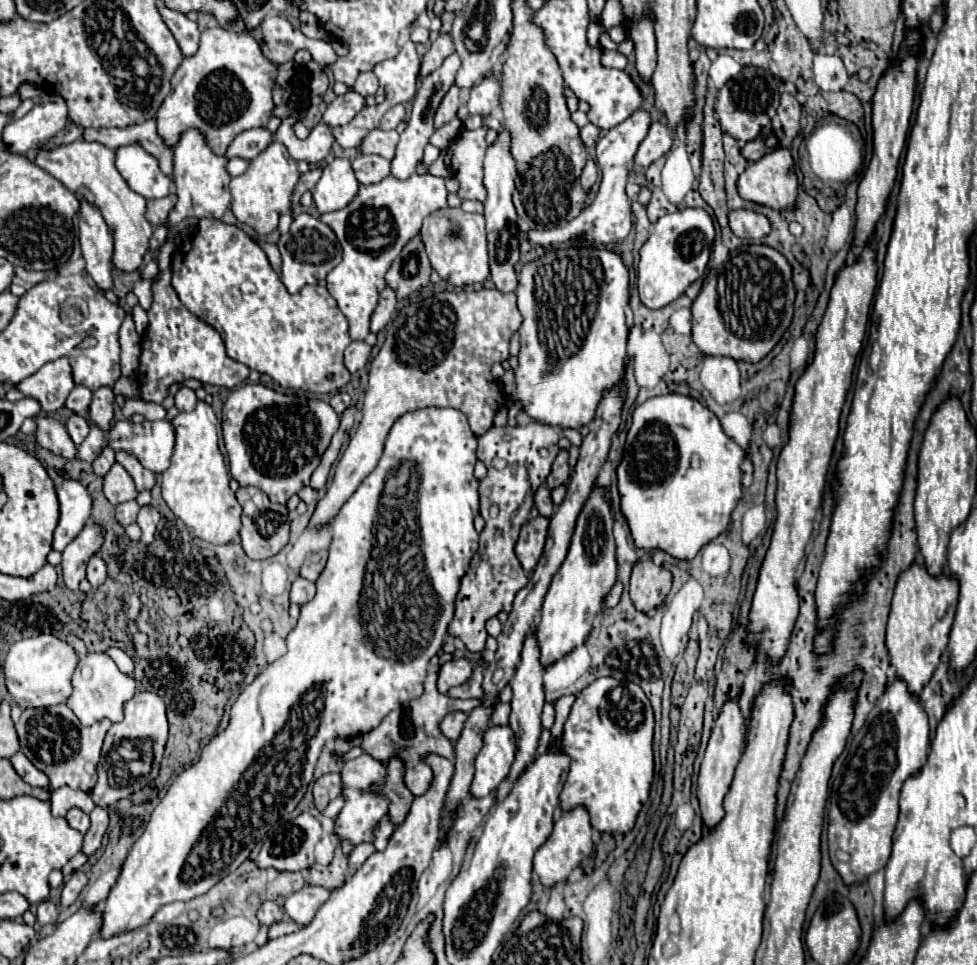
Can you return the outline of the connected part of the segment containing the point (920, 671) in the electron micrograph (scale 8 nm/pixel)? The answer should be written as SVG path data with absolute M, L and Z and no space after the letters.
M912 565L898 579L886 627L886 649L890 665L896 667L896 677L906 681L912 695L920 695L920 691L936 671L942 653L946 651L956 603L958 583L948 577L948 573L940 577L930 577L926 567Z

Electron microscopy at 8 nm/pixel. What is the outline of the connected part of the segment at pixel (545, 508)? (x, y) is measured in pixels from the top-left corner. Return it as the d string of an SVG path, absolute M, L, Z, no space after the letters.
M542 485L542 487L536 491L534 501L536 501L536 509L540 511L540 515L544 515L544 517L550 517L550 515L552 515L554 505L552 505L552 499L550 499L550 489L548 489L548 487L544 487L544 485Z

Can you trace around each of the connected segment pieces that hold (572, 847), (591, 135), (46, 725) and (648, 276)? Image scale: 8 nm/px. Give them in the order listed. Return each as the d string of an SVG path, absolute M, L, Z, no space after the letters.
M576 807L568 813L562 813L562 817L554 823L552 835L534 855L534 871L544 887L554 887L556 883L566 881L572 869L582 865L588 857L592 857L592 853L594 853L594 843L592 843L592 827L588 811L584 807Z
M588 123L586 127L580 129L580 137L582 137L582 141L584 141L586 147L592 147L592 145L596 145L596 141L598 141L598 137L600 137L600 129L598 129L596 125Z
M54 705L46 709L24 709L20 721L16 723L16 731L22 753L50 777L52 789L68 785L88 793L96 785L96 765L100 761L102 741L110 725L112 723L108 719L102 719L92 727L84 727L68 705Z
M682 209L660 217L648 241L640 249L638 263L638 289L640 301L648 309L662 309L676 301L690 283L700 279L706 271L710 249L714 243L714 223L704 209Z

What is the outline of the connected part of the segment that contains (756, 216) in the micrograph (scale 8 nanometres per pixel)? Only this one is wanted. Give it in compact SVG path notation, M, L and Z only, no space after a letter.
M730 211L730 229L736 237L742 239L760 239L770 233L770 223L762 213L754 211Z

